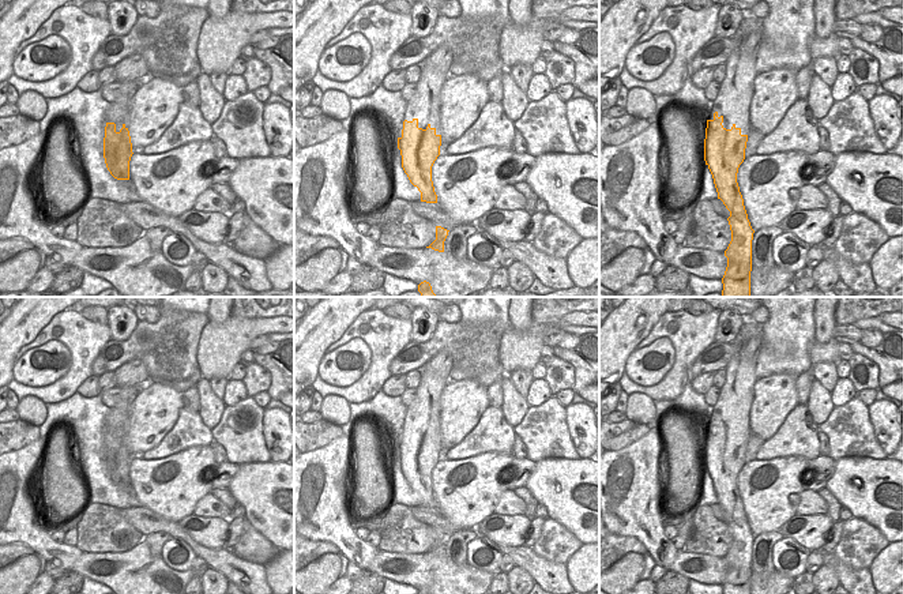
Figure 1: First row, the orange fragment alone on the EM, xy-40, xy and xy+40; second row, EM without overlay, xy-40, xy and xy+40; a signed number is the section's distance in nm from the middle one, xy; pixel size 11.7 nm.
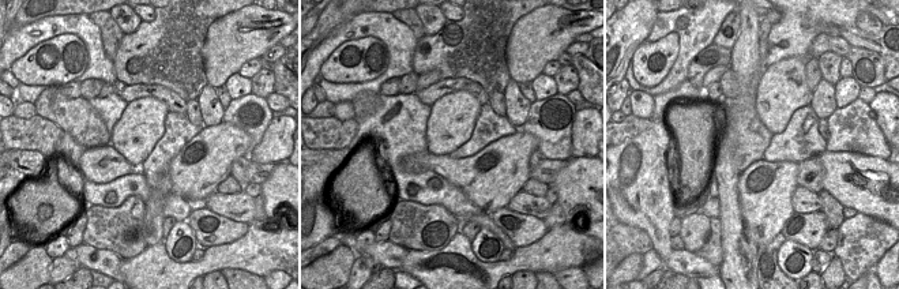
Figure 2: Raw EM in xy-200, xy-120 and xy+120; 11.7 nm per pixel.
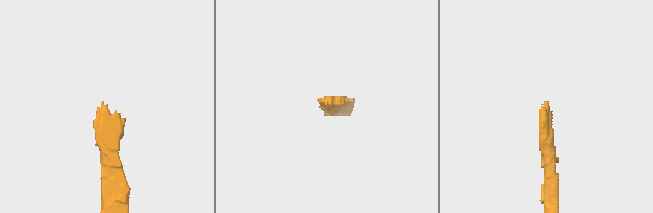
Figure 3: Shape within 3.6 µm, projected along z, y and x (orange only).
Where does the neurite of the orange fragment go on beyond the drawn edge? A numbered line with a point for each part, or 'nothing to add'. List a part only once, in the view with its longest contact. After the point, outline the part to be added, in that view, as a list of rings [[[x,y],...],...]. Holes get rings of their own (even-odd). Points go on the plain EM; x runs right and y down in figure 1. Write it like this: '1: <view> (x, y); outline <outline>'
1: xy+40 (736, 398); outline [[[740,353],[734,354],[726,366],[726,381],[718,402],[707,414],[707,425],[714,425],[716,417],[718,422],[723,422],[723,433],[731,435],[731,421],[750,411],[757,380],[756,364],[742,361]]]

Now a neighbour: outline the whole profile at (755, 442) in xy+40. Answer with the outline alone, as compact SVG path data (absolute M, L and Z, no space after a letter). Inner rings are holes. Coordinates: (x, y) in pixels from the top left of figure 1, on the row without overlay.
M749 414L748 416L742 416L741 420L734 418L731 421L731 432L740 433L741 435L741 440L746 440L748 441L748 447L746 447L746 463L752 462L752 460L757 460L756 455L759 452L759 450L761 448L761 446L764 444L764 440L753 433L750 431L750 425L749 425Z

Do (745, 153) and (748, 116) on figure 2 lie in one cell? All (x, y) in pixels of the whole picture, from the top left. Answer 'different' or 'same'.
same

